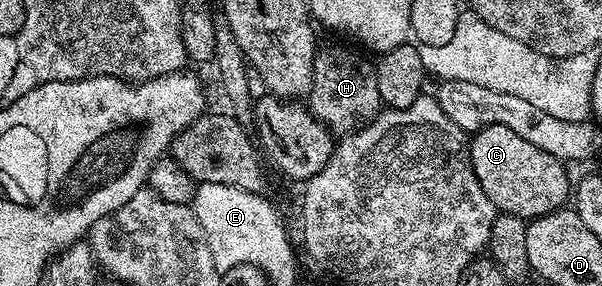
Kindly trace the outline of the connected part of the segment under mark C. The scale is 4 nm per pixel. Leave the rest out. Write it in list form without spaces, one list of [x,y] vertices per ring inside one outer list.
[[[505,124],[486,126],[470,135],[469,161],[496,211],[524,220],[560,209],[573,190],[573,182],[567,179],[568,167],[560,159],[537,148],[537,144],[529,144],[529,140],[505,128]]]

